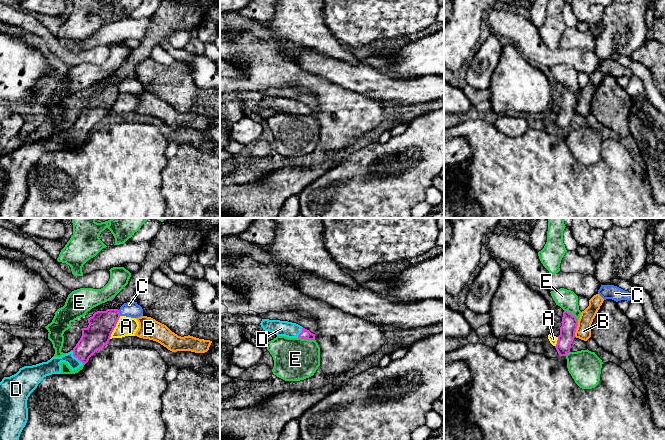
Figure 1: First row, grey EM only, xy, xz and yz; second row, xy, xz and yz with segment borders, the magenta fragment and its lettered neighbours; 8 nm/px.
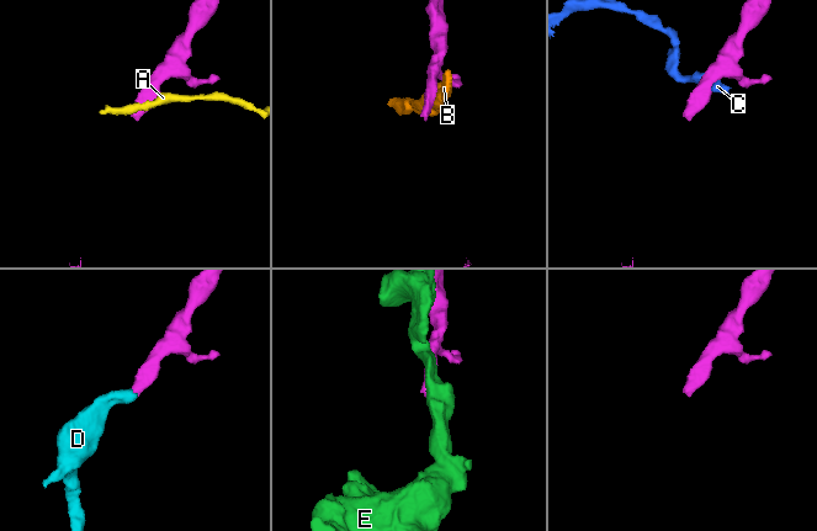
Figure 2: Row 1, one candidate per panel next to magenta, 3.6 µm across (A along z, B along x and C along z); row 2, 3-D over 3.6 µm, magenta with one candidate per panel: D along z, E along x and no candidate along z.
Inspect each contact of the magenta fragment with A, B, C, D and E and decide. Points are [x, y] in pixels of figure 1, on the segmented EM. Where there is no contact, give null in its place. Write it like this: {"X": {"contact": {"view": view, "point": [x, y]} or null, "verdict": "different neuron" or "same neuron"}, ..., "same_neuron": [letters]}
{"A": {"contact": {"view": "xy", "point": [115, 326]}, "verdict": "different neuron"}, "B": {"contact": {"view": "yz", "point": [575, 331]}, "verdict": "different neuron"}, "C": {"contact": {"view": "xy", "point": [119, 313]}, "verdict": "different neuron"}, "D": {"contact": {"view": "xy", "point": [76, 357]}, "verdict": "same neuron"}, "E": {"contact": {"view": "xz", "point": [306, 338]}, "verdict": "different neuron"}, "same_neuron": ["D"]}

